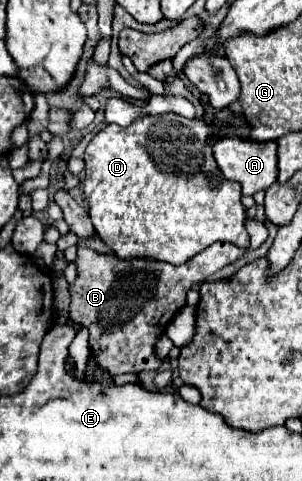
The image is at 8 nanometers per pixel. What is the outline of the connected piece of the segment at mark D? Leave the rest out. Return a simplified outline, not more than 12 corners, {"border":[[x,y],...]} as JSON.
{"border":[[203,119],[105,125],[83,193],[119,259],[249,243]]}

